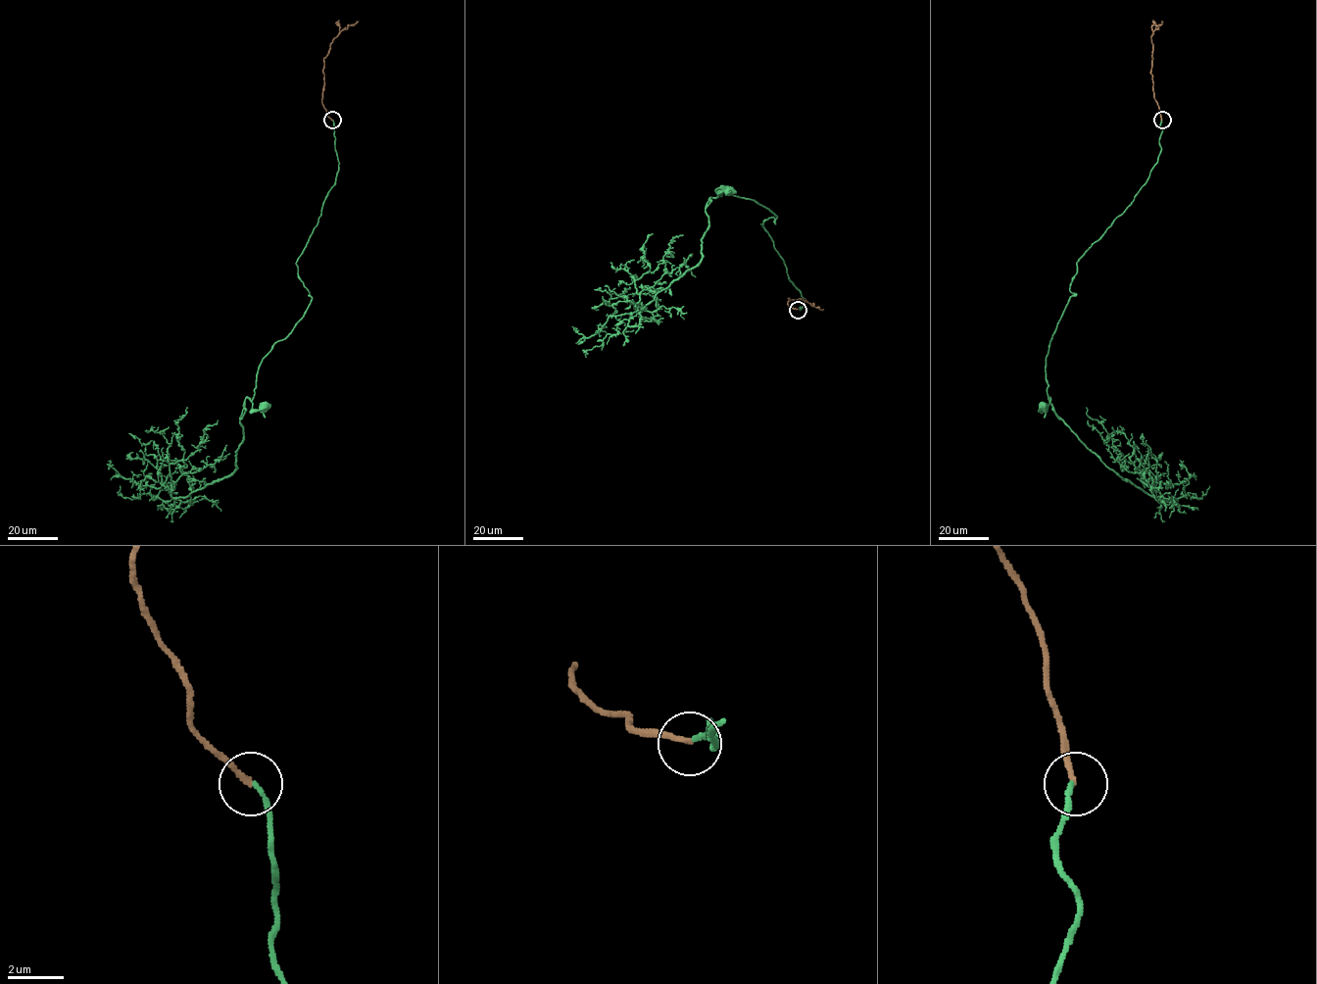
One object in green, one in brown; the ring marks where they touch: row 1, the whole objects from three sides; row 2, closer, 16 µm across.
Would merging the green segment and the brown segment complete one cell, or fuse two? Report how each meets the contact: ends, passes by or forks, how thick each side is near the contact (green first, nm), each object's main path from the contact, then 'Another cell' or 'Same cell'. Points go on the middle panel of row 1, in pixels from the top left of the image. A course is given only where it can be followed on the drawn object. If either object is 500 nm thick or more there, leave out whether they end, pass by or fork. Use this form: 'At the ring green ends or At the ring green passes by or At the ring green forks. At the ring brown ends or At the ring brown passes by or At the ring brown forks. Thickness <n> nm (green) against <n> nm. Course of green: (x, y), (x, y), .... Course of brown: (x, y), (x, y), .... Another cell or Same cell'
At the ring green ends. At the ring brown ends. Thickness 180 nm (green) against 180 nm. Course of green: (798, 309), (804, 299), (761, 224), (777, 217), (750, 199), (717, 197), (730, 191). Course of brown: (798, 310), (789, 306), (789, 298), (801, 299), (823, 309). Same cell

